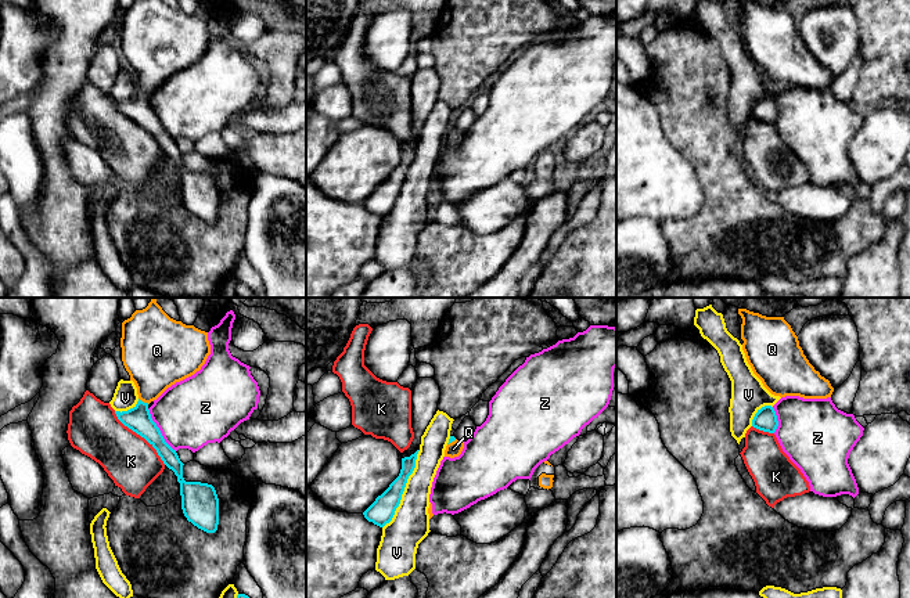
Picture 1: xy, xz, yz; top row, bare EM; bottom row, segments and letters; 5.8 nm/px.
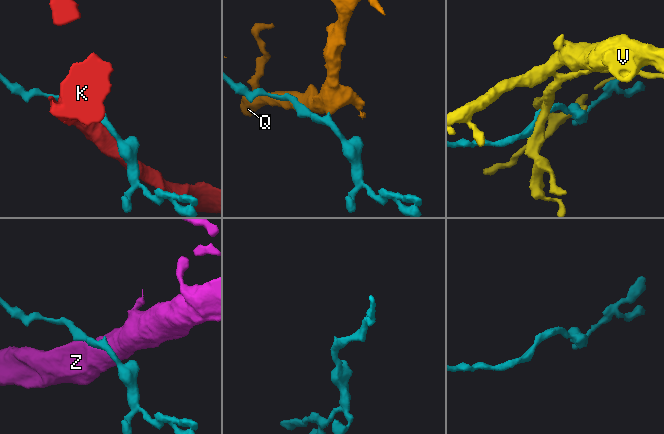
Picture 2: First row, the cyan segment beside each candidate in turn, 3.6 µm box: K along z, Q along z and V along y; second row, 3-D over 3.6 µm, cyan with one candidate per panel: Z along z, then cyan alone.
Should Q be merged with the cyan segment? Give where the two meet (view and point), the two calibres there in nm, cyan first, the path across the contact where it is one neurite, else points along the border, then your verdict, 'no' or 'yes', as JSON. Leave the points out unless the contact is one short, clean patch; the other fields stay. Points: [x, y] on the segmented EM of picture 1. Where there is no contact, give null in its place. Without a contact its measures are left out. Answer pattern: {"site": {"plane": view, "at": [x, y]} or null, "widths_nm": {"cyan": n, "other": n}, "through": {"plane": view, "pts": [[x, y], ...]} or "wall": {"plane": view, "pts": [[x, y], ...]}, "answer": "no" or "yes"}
{"site": {"plane": "xy", "at": [143, 402]}, "widths_nm": {"cyan": 150, "other": 340}, "through": {"plane": "xy", "pts": [[139, 420], [143, 402], [151, 382], [154, 360]]}, "answer": "yes"}

